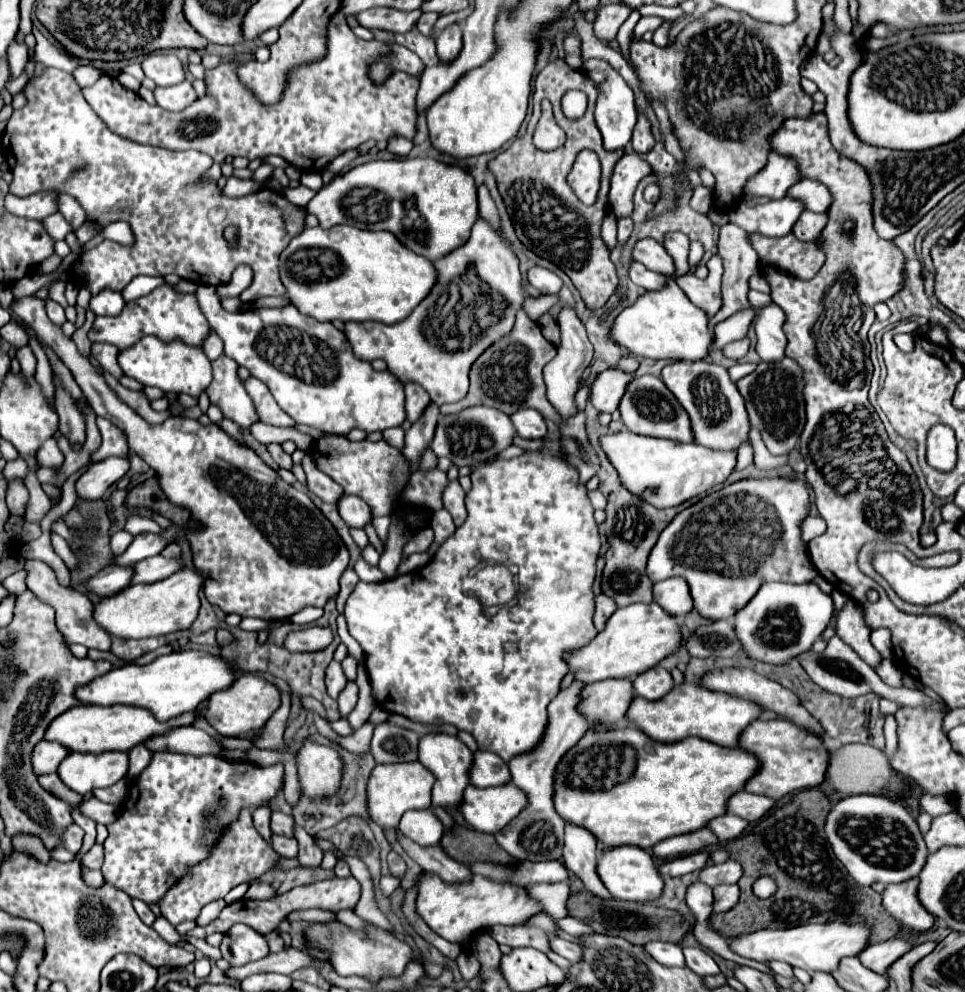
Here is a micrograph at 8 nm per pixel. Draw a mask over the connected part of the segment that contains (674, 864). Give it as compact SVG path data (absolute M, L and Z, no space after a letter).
M692 853L692 855L684 855L684 857L676 857L672 861L666 861L660 865L660 875L672 875L672 877L680 877L686 873L694 873L700 871L706 863L708 855L706 853Z

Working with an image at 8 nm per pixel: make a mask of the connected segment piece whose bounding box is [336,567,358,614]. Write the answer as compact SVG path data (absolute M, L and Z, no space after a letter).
M348 567L348 569L344 571L344 575L342 575L342 579L340 579L340 591L336 597L336 605L339 614L343 613L346 599L348 599L348 595L354 591L356 583L358 583L358 575L354 573L352 567Z

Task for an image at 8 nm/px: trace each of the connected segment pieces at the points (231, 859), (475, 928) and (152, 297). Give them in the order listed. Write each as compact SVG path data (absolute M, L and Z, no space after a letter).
M244 809L240 813L240 819L236 823L232 823L220 837L220 841L212 847L212 855L198 863L192 873L188 877L184 877L182 881L176 883L176 887L172 887L166 893L166 899L162 899L160 911L162 915L172 923L178 925L182 921L192 921L198 917L200 909L216 899L222 899L230 889L234 889L240 883L252 883L254 879L258 879L262 873L270 871L274 867L274 863L280 857L276 855L276 851L270 847L270 843L266 843L258 831L254 829L252 823L252 813L248 809Z
M422 871L416 877L414 887L418 889L418 895L416 895L416 911L426 921L426 925L436 935L444 937L450 943L458 943L464 949L470 947L472 935L478 933L478 931L482 931L482 929L490 929L494 925L522 925L522 923L528 923L534 915L538 915L538 913L544 911L542 905L528 895L528 889L526 887L514 887L512 883L494 883L492 879L486 879L482 875L472 875L470 883L446 883L442 879L438 879L438 875L428 873L428 871Z
M160 285L150 295L140 297L136 301L128 301L120 315L116 317L96 317L94 325L88 333L92 343L112 343L118 349L126 349L134 345L144 335L156 335L162 337L164 343L170 341L182 341L186 345L202 347L204 339L210 335L210 323L202 315L202 309L198 307L198 299L194 293L178 293L174 285Z

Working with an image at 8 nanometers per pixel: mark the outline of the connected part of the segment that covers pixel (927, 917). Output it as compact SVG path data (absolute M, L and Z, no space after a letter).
M918 877L904 883L888 885L882 893L882 903L896 921L916 933L928 931L934 925L934 917L922 907L918 899Z

